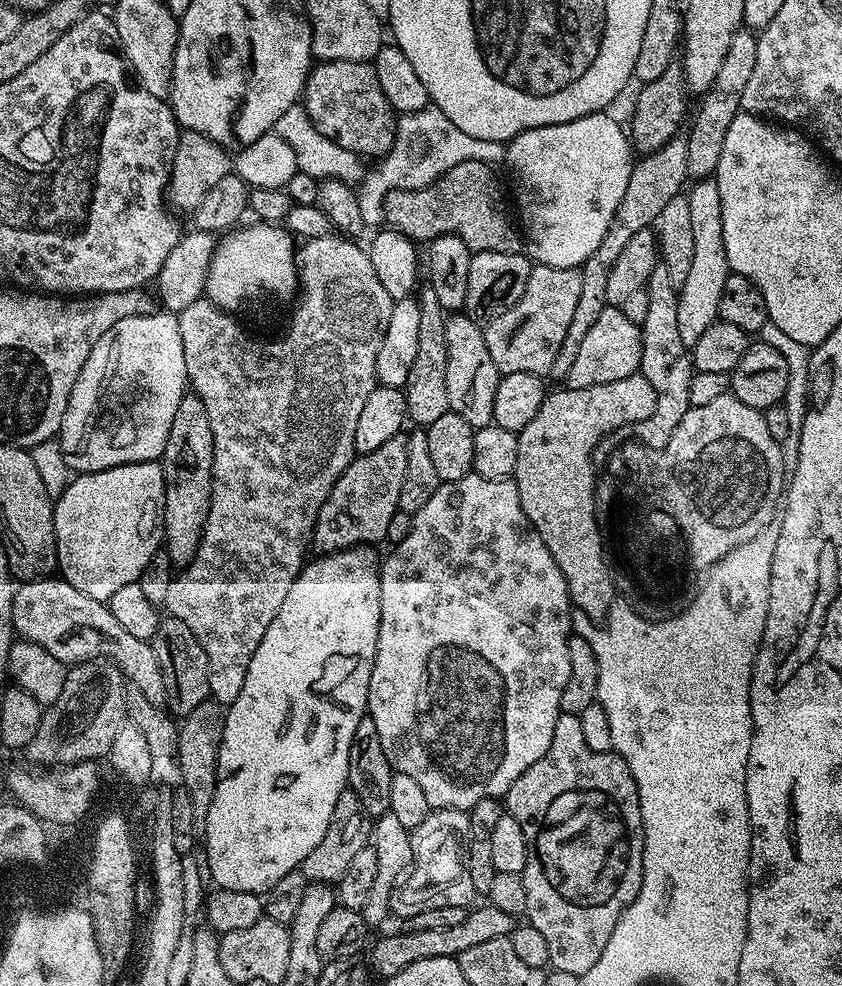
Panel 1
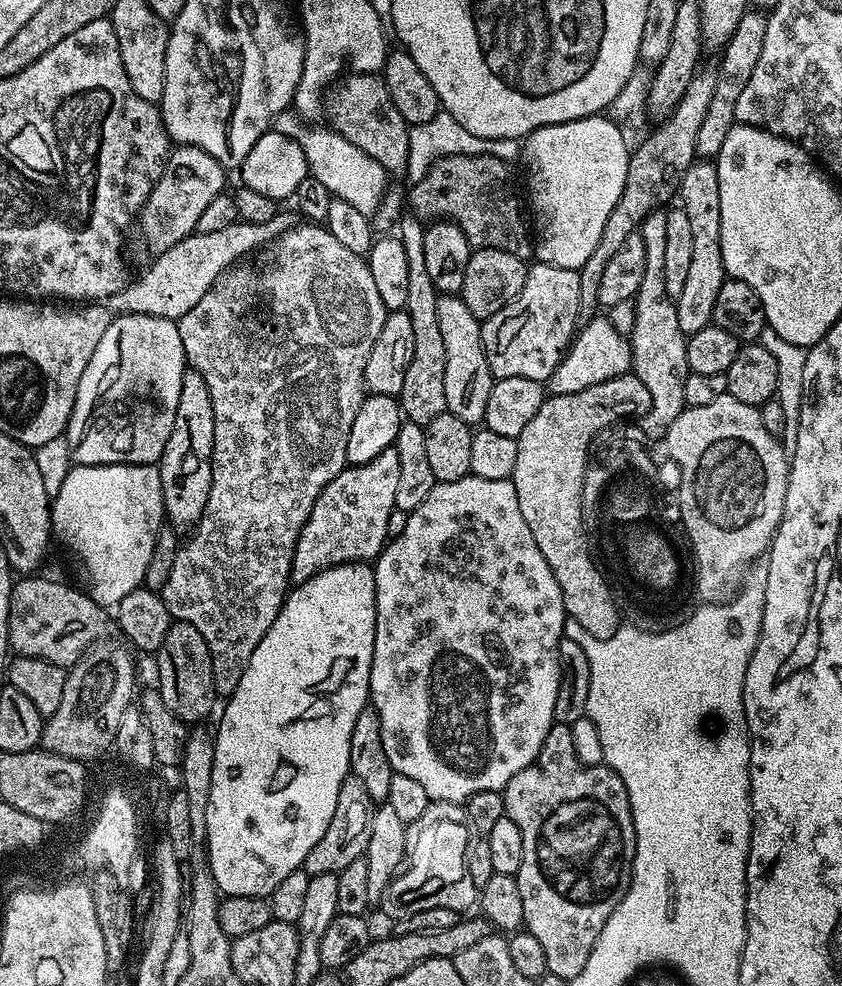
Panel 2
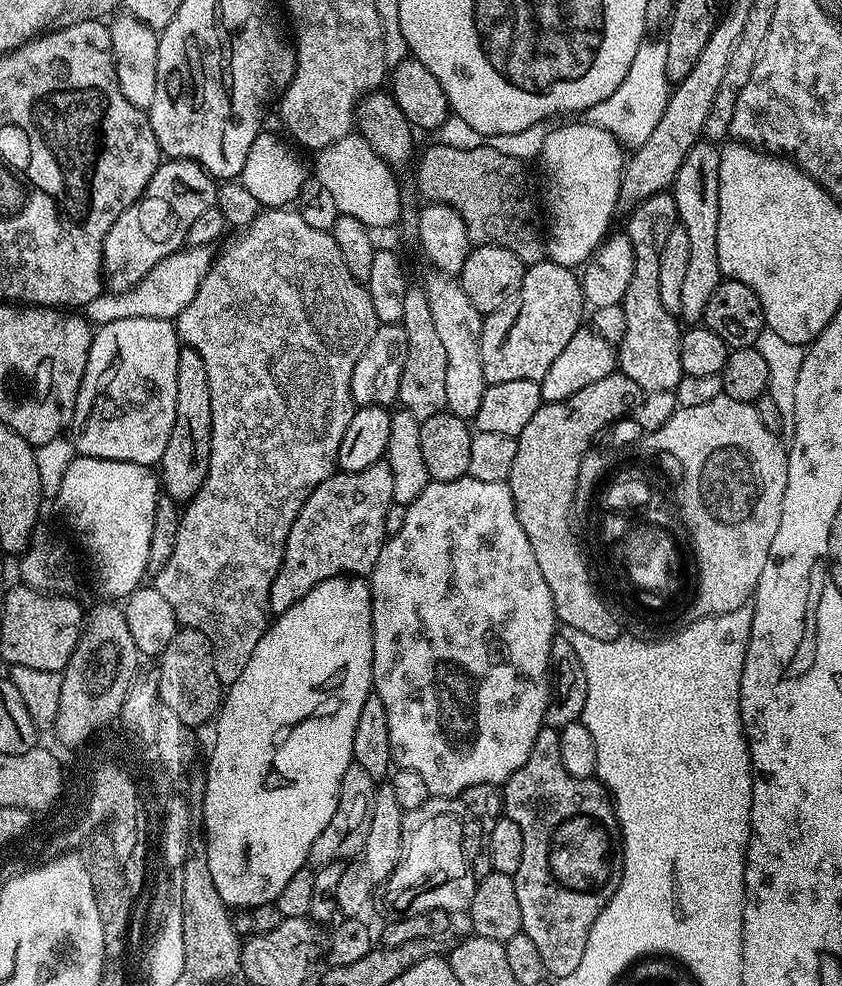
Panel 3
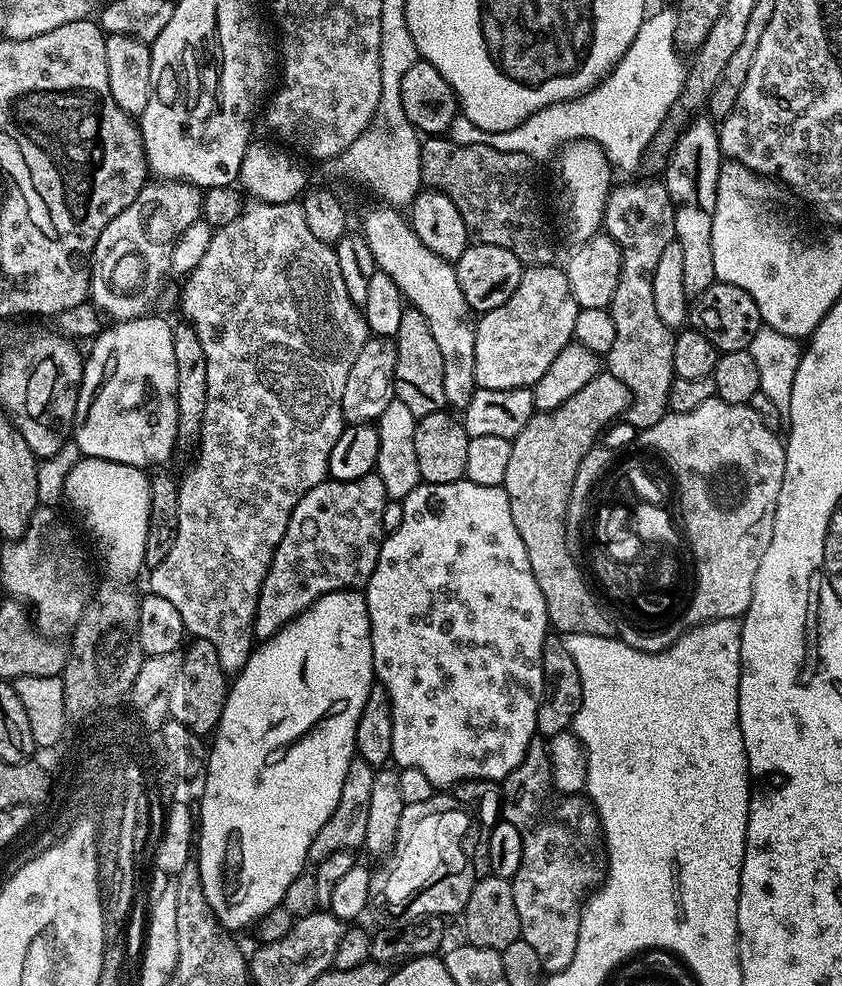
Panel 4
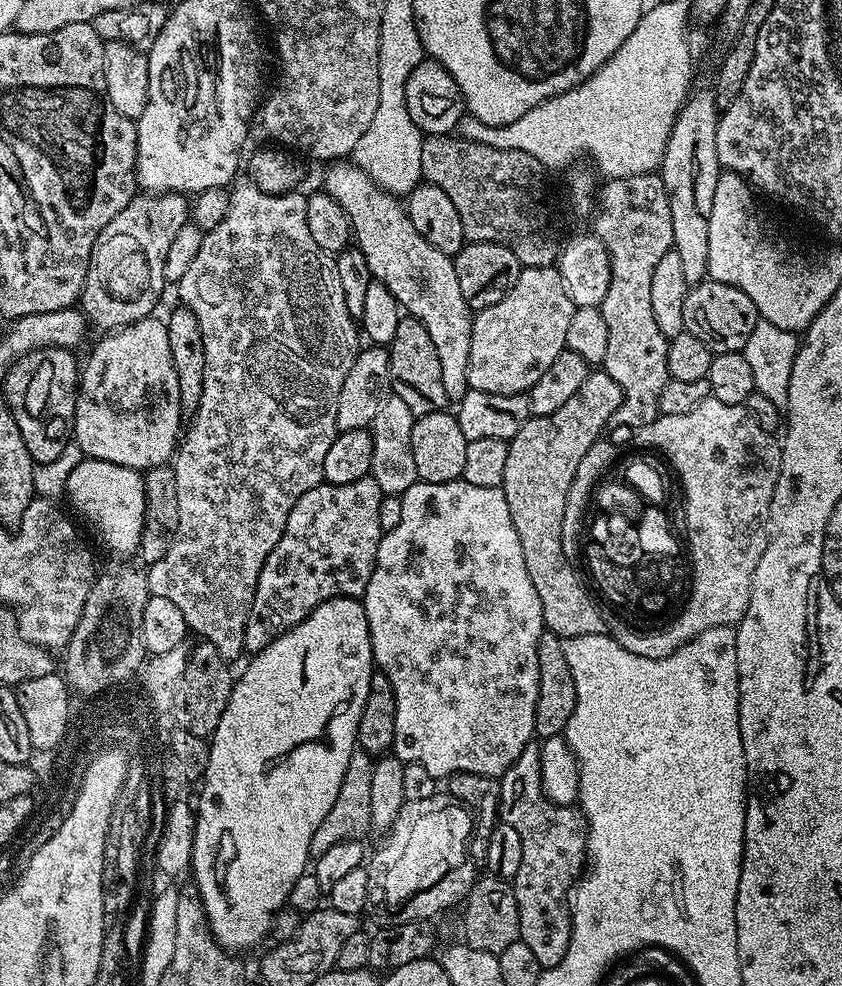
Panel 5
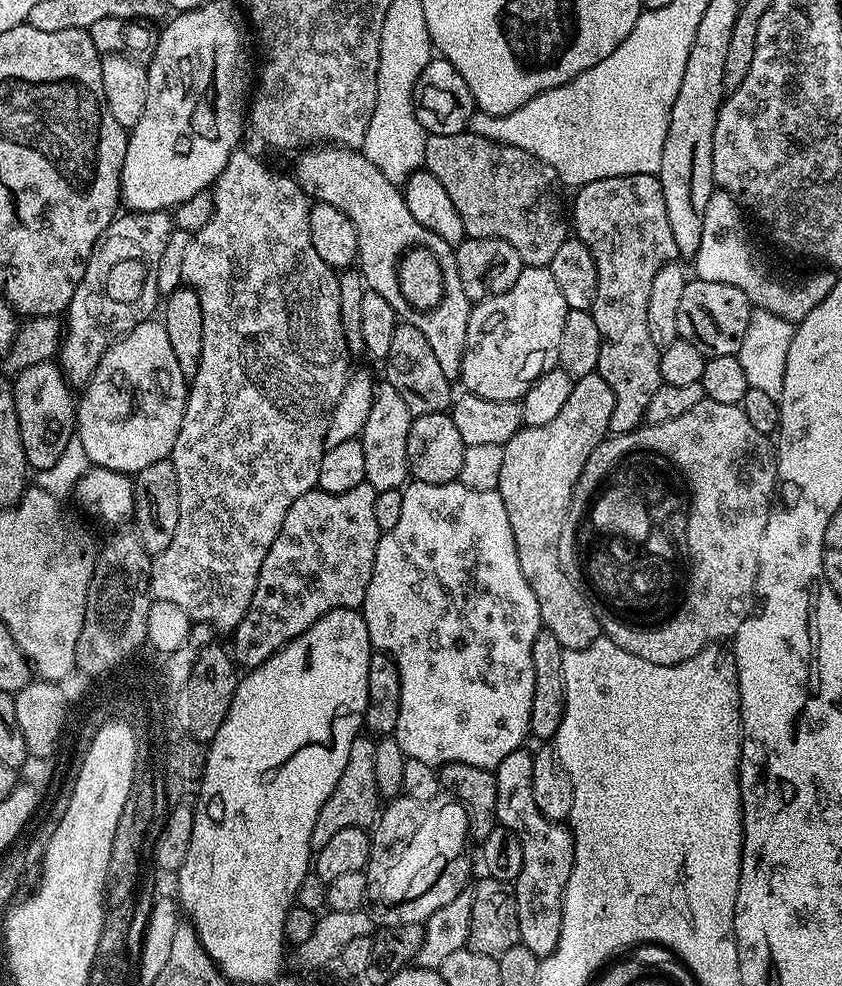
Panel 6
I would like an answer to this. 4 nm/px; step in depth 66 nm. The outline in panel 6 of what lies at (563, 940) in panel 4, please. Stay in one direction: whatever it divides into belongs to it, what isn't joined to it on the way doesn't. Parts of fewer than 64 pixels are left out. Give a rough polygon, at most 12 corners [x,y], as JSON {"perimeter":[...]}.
{"perimeter":[[533,753],[495,768],[496,818],[522,842],[520,943],[558,946],[571,831],[534,806]]}

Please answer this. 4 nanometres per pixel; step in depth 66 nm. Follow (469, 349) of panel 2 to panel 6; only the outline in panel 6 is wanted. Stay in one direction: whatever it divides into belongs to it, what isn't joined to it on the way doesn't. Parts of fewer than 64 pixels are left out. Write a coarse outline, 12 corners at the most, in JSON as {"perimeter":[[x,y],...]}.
{"perimeter":[[363,151],[297,156],[354,222],[358,271],[455,381],[472,304],[453,245]]}

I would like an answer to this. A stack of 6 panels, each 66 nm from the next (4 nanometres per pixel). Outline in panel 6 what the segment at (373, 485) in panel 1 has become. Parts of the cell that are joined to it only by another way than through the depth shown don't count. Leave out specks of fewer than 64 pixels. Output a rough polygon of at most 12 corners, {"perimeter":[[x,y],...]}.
{"perimeter":[[367,482],[286,510],[231,637],[262,666],[363,609],[382,535]]}

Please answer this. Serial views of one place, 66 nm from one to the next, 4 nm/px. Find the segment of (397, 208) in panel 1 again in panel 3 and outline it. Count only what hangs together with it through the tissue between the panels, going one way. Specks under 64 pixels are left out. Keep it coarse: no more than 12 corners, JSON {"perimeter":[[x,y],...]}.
{"perimeter":[[435,147],[414,181],[473,245],[545,259],[525,161]]}

